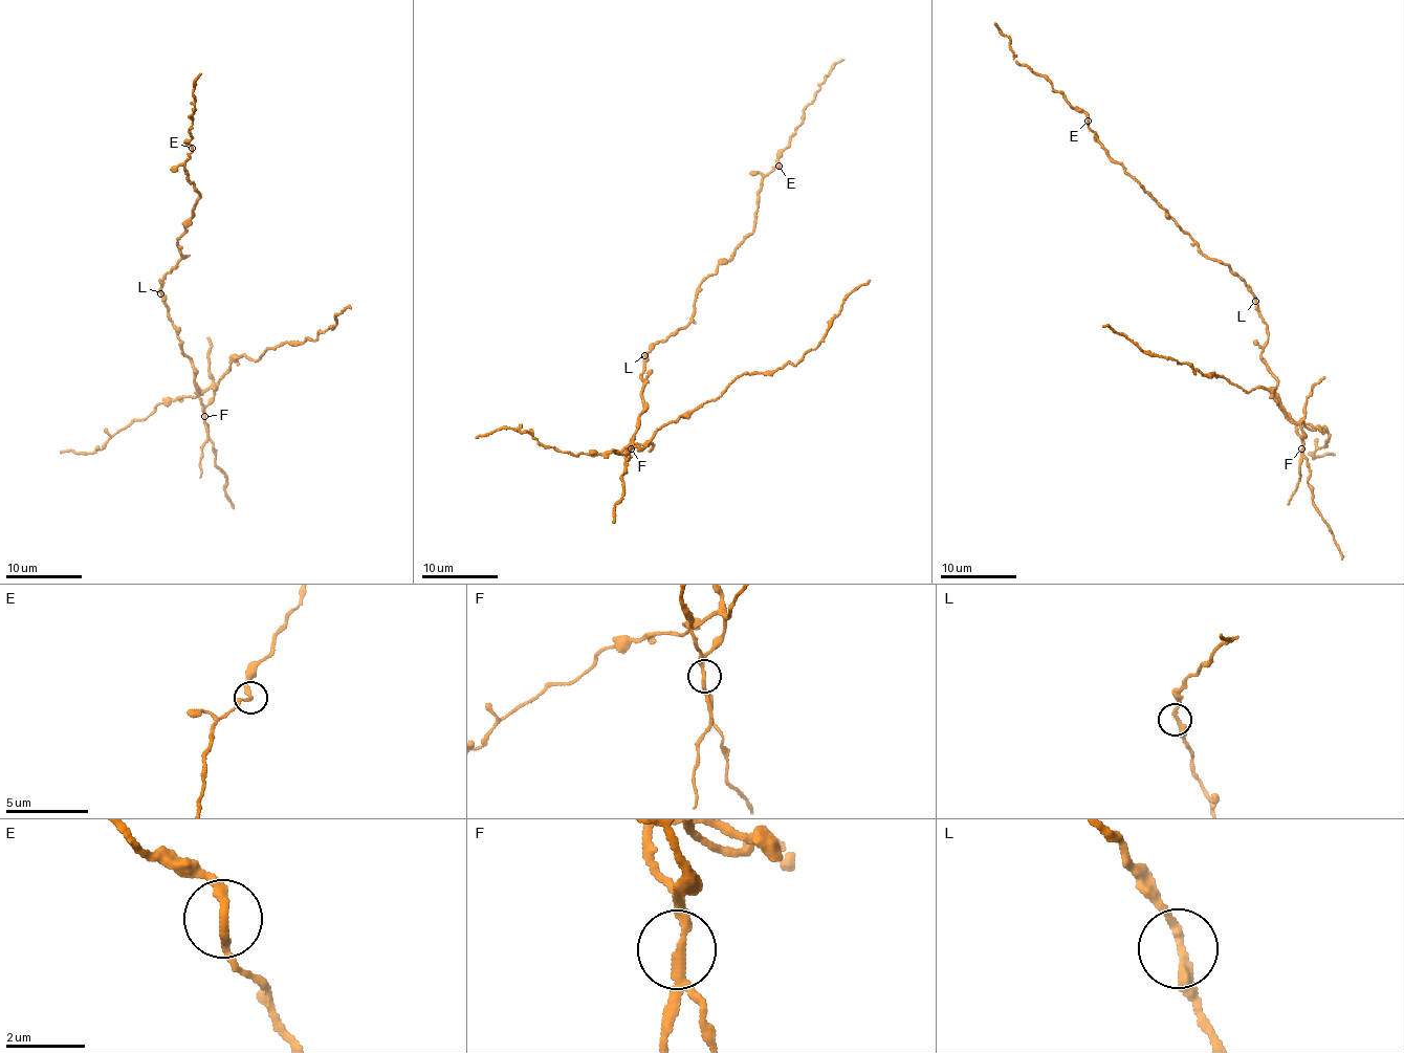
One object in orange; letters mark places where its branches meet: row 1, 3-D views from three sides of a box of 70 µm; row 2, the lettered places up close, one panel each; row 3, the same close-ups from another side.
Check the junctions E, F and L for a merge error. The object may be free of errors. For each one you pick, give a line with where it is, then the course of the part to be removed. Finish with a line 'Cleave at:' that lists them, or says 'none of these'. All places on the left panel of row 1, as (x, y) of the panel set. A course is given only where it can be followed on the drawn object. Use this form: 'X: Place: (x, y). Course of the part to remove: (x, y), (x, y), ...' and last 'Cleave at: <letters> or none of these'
F: Place: (204, 416). Course of the part to remove: (204, 417), (221, 374), (237, 358), (256, 362), (272, 347), (315, 338), (350, 308)
Cleave at: F

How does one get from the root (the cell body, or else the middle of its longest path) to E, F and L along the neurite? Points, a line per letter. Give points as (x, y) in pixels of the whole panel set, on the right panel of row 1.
E: (1263, 320), (1242, 278), (1227, 264), (1206, 258), (1168, 212), (1109, 156), (1088, 121)
F: (1263, 320), (1268, 335), (1260, 359), (1277, 384), (1274, 396), (1295, 423), (1303, 444), (1301, 448)
L: (1263, 320), (1255, 301)

